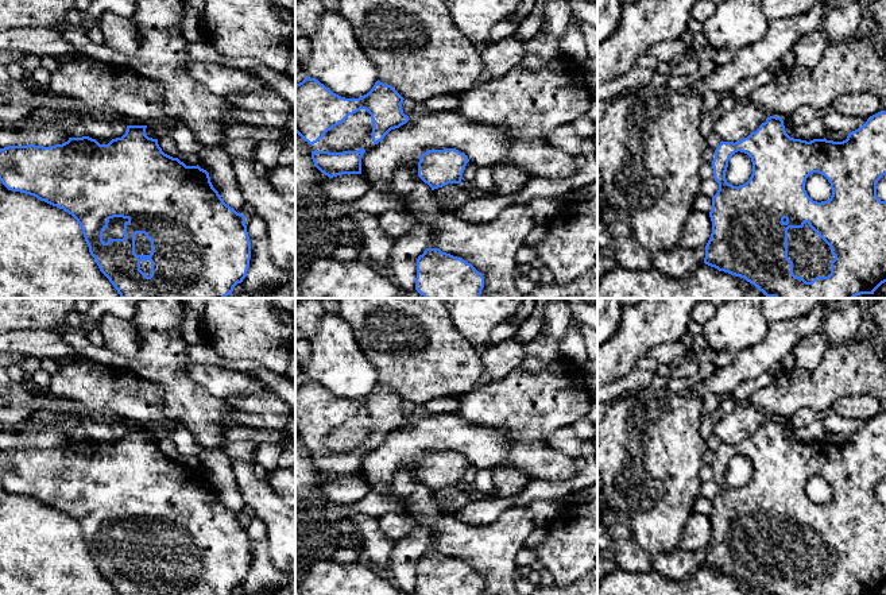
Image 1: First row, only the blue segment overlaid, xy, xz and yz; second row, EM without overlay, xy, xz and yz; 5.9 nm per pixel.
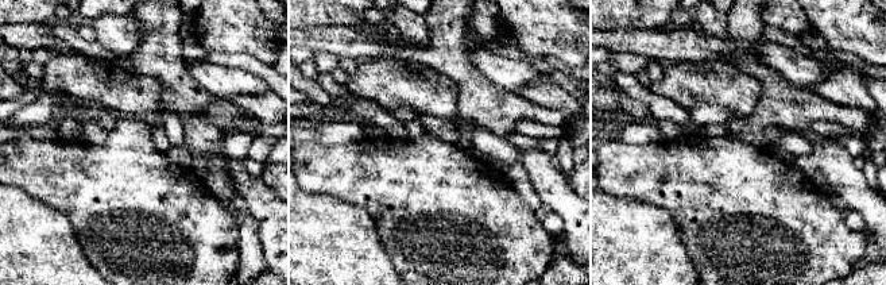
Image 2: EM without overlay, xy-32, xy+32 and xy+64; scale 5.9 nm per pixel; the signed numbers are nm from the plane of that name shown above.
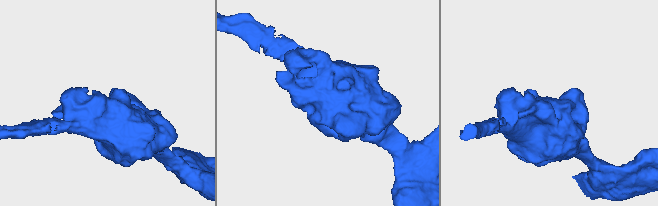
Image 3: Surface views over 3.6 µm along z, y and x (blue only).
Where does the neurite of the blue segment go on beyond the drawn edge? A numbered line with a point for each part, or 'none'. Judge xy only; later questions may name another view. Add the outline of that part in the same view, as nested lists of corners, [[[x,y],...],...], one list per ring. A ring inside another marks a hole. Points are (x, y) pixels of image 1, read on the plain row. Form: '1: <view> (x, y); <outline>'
1: xy (115, 532); [[[113,519],[109,521],[108,529],[102,534],[102,542],[107,545],[109,541],[123,541],[124,540],[124,526],[128,521]]]

